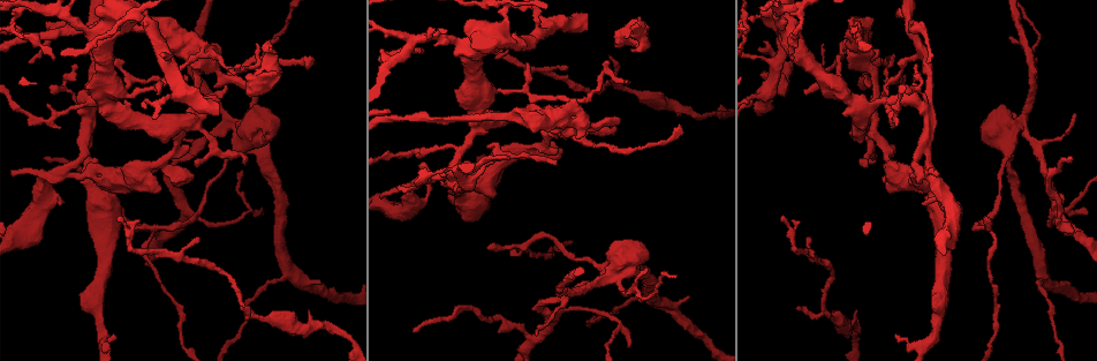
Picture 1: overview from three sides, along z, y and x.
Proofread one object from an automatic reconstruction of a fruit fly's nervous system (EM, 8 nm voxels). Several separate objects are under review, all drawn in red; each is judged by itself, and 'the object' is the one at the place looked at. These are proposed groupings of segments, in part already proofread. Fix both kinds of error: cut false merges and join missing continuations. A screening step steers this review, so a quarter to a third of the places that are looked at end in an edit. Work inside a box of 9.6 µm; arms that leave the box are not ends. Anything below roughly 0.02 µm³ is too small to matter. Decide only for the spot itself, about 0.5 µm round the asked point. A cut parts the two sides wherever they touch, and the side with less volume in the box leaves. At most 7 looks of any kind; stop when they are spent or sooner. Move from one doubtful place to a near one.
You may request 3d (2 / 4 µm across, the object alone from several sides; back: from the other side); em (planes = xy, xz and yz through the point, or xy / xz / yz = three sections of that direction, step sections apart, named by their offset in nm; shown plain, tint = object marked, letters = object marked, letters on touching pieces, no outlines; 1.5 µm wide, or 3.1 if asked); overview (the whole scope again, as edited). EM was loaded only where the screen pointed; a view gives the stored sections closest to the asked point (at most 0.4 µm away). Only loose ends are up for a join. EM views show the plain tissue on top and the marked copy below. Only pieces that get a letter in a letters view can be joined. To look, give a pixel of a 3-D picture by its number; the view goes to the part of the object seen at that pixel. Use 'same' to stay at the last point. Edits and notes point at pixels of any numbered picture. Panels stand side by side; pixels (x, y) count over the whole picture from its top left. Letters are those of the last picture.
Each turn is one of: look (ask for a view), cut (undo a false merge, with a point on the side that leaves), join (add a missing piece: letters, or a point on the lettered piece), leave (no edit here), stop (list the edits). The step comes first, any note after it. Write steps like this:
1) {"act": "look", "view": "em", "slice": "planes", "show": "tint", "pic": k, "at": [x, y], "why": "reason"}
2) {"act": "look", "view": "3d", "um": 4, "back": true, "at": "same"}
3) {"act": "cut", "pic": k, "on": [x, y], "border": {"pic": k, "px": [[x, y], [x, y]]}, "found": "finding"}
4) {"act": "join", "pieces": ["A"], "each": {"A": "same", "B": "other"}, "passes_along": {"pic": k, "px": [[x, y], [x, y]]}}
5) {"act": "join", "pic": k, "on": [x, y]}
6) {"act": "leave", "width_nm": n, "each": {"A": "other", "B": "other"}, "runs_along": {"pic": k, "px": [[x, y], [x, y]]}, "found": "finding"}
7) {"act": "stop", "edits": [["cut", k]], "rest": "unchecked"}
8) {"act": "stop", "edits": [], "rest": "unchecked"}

{"act": "look", "view": "em", "slice": "xz", "step": 4, "show": "tint", "pic": 1, "at": [587, 16], "why": "stops while still wide"}

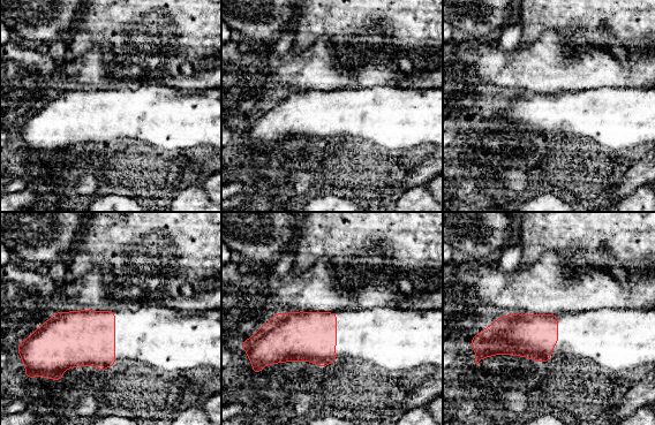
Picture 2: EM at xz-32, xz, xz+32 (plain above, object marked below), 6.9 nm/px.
{"act": "look", "view": "em", "slice": "planes", "show": "letters", "at": "same"}

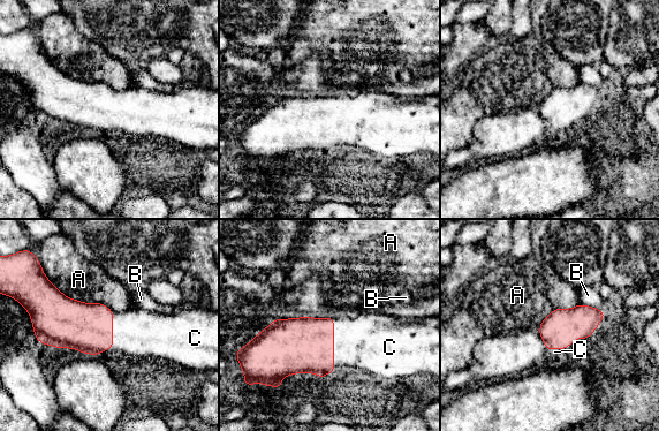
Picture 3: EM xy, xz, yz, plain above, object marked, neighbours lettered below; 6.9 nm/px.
{"act": "join", "pic": 3, "on": [369, 342], "longest_contact_nm": ["A", 500], "each": {"A": "other", "B": "other", "C": "same"}, "found": "it goes on there"}

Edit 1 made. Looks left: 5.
{"act": "look", "view": "3d", "um": 2, "pic": 1, "at": [199, 239], "why": "an open end"}

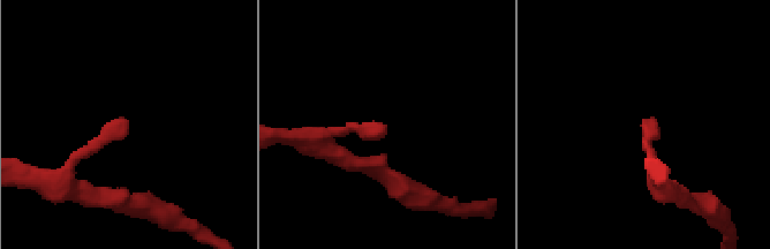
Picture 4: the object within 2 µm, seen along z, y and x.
{"act": "look", "view": "em", "slice": "planes", "show": "tint", "pic": 4, "at": [642, 120]}

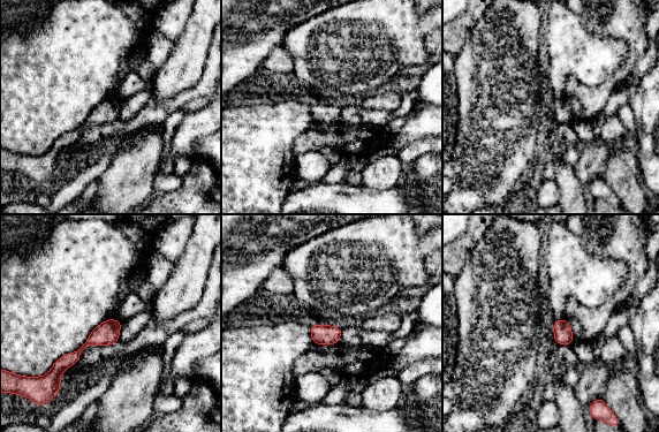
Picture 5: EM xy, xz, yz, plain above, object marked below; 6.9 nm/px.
{"act": "look", "view": "em", "slice": "planes", "show": "letters", "at": "same"}

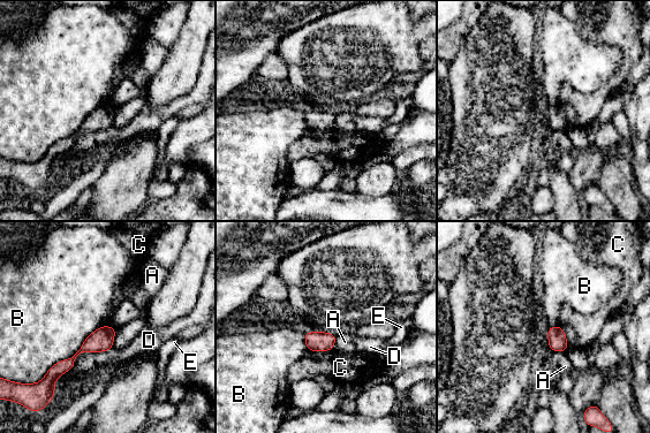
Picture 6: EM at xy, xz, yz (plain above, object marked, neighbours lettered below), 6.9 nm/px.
{"act": "leave", "each": {"A": "other", "B": "other", "C": "other", "D": "other", "E": "other"}, "runs_along": {"pic": 6, "px": [[112, 331], [52, 372]]}, "found": "none of them fits"}

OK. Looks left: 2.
{"act": "look", "view": "em", "slice": "planes", "show": "letters", "pic": 1, "at": [889, 188], "why": "an open end"}

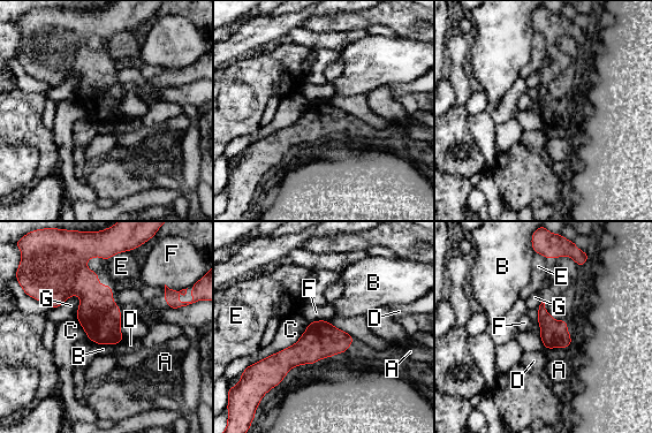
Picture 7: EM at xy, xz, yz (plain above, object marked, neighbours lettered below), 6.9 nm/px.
{"act": "leave", "width_nm": 180, "each": {"A": "other", "B": "other", "C": "other", "D": "other", "E": "other", "F": "other", "G": "other"}, "border": {"pic": 7, "px": [[98, 343], [113, 343], [115, 346]]}, "found": "none of them fits"}

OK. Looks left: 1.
{"act": "stop", "edits": [["join", 3]], "rest": "unchecked"}

